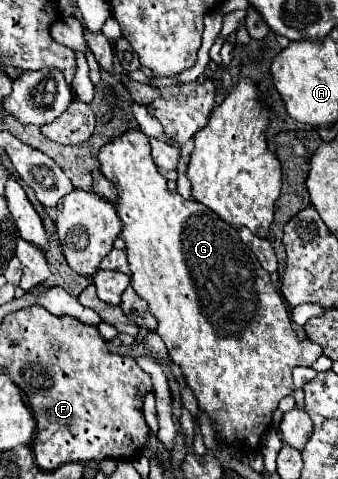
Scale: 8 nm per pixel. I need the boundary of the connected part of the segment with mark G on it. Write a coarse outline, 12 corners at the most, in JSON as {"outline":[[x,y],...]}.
{"outline":[[142,131],[100,151],[132,287],[218,447],[322,355]]}

